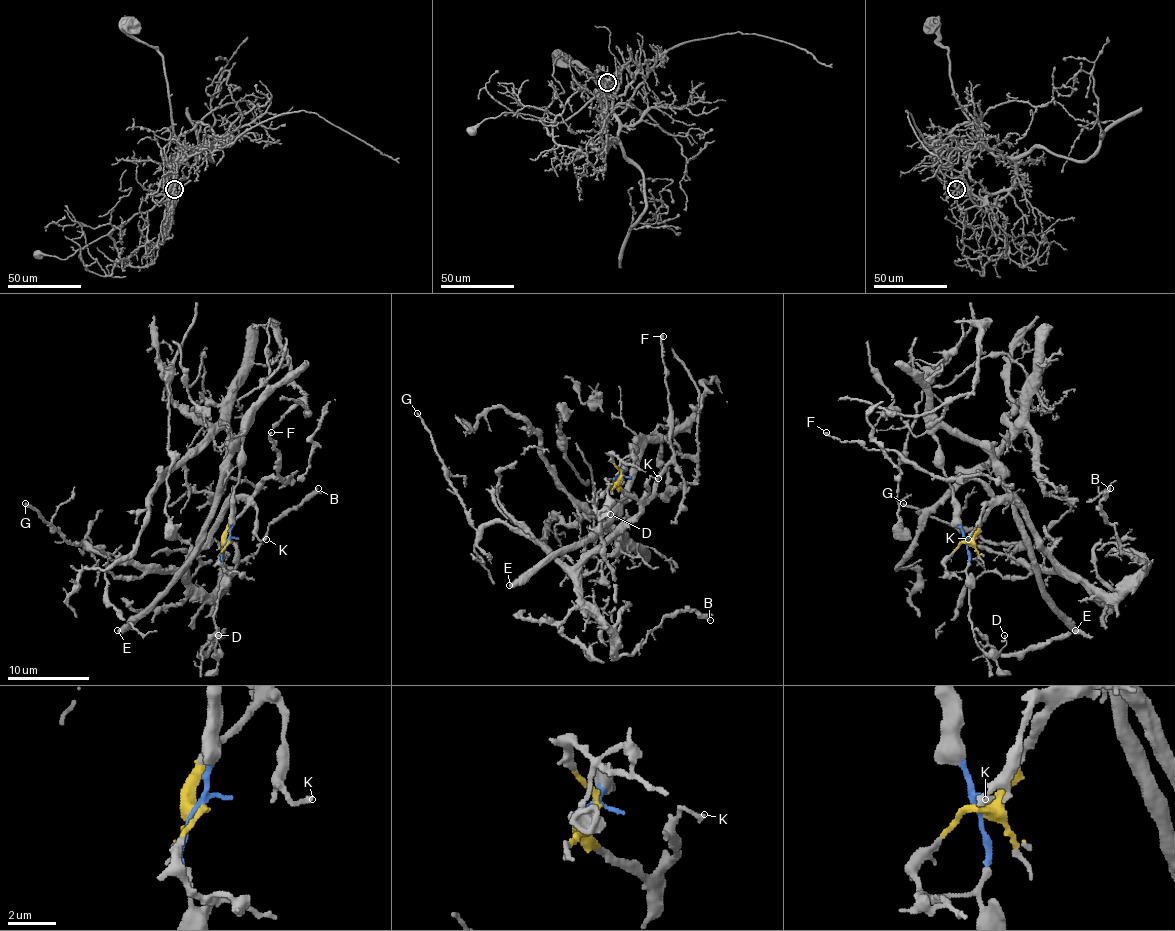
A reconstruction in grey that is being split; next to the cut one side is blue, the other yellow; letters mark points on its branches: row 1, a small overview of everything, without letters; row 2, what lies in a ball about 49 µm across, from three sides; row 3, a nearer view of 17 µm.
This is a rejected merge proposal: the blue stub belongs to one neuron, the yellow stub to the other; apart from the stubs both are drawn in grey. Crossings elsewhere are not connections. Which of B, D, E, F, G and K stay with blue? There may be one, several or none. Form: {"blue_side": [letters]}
{"blue_side": ["D", "E"]}

